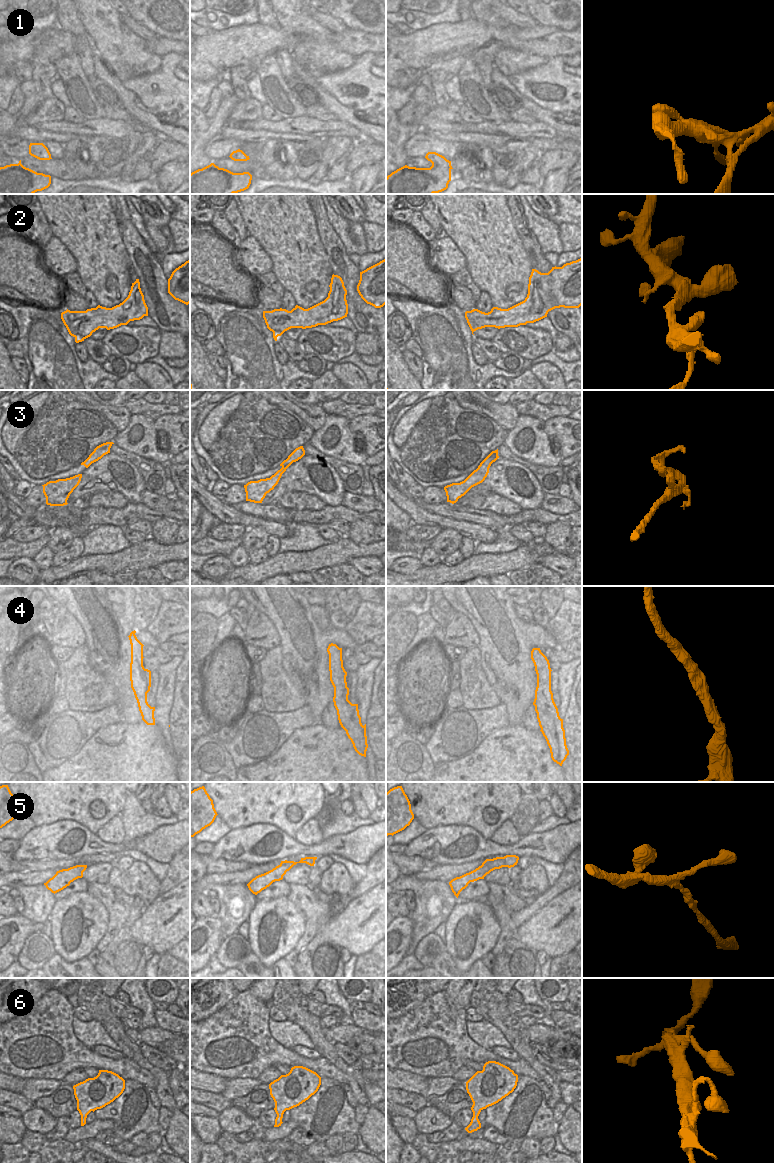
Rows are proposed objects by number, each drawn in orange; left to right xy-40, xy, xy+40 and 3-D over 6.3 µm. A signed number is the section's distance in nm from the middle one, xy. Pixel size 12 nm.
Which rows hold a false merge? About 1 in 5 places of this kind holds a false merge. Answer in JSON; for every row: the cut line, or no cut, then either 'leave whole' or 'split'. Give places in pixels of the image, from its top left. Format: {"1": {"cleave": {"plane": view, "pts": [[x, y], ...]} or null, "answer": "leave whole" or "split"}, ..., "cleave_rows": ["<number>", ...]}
{"1": {"cleave": null, "answer": "leave whole"}, "2": {"cleave": null, "answer": "leave whole"}, "3": {"cleave": {"plane": "xy+40", "pts": [[496, 459], [489, 458], [480, 465]]}, "answer": "split"}, "4": {"cleave": null, "answer": "leave whole"}, "5": {"cleave": null, "answer": "leave whole"}, "6": {"cleave": null, "answer": "leave whole"}, "cleave_rows": ["3"]}

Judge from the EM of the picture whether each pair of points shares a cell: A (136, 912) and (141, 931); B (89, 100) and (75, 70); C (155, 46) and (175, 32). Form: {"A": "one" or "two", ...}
{"A": "two", "B": "one", "C": "two"}

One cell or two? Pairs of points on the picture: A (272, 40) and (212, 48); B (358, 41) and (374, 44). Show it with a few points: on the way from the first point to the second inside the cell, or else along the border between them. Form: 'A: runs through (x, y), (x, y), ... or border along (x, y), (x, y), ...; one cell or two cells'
A: runs through (257, 41), (249, 45), (227, 48); one cell
B: runs through (362, 42), (370, 43); one cell

